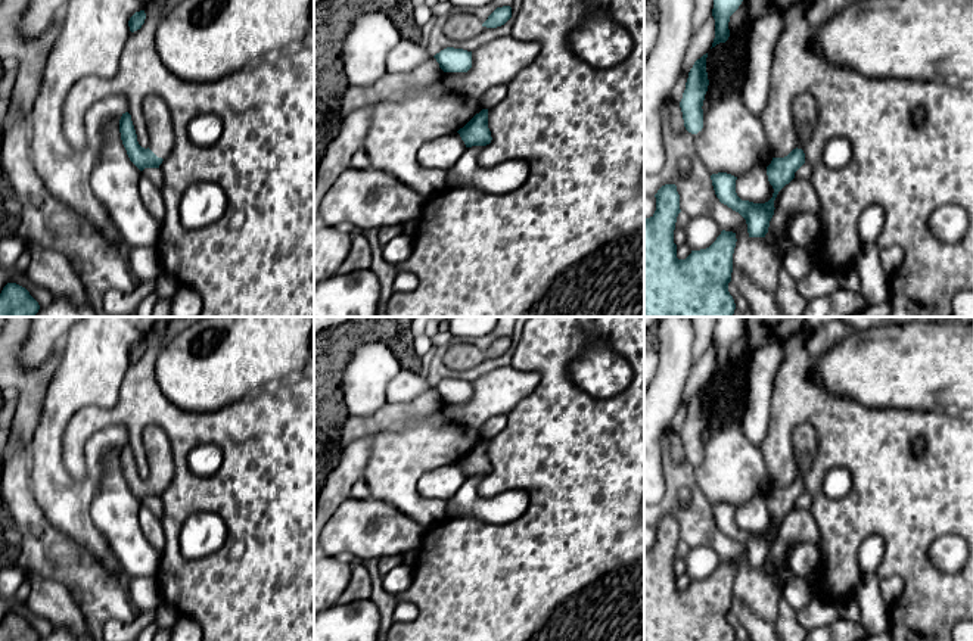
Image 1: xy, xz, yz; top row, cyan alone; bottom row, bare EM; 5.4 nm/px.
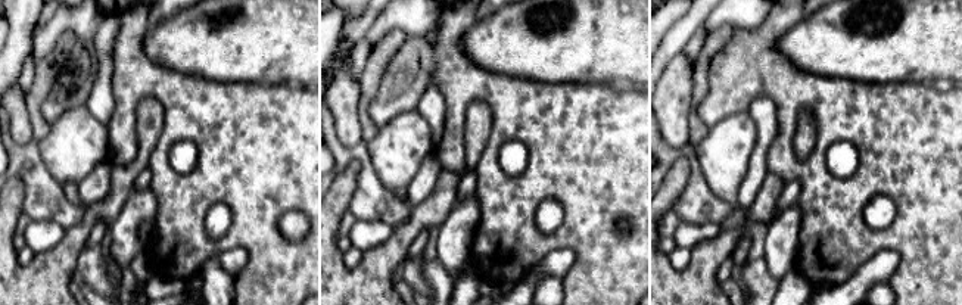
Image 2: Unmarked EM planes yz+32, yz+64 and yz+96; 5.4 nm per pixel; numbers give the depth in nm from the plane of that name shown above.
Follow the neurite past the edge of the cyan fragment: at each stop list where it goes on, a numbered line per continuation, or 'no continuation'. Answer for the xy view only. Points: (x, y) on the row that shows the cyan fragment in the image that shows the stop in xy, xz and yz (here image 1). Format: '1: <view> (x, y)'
1: xy (161, 137)

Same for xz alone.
no continuation

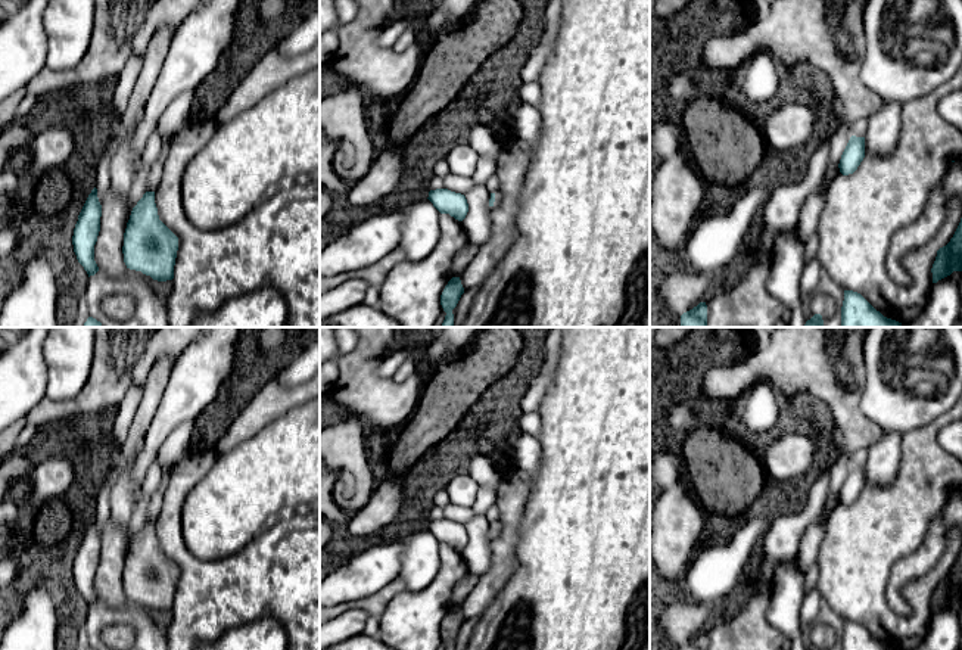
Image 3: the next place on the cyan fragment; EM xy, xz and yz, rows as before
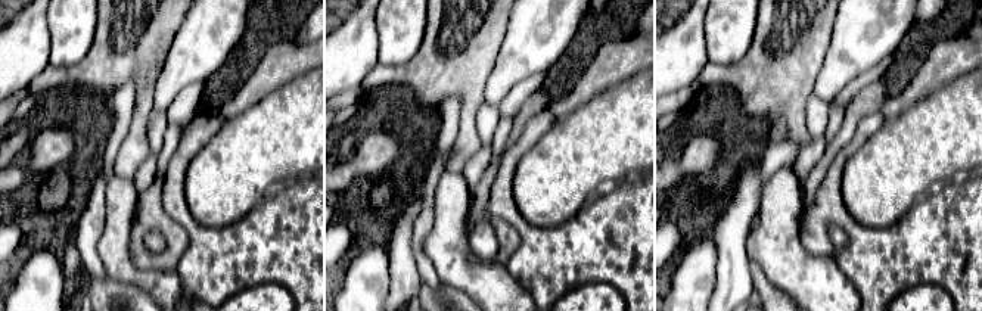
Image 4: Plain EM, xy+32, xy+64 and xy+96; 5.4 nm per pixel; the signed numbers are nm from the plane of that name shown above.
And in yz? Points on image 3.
no continuation

